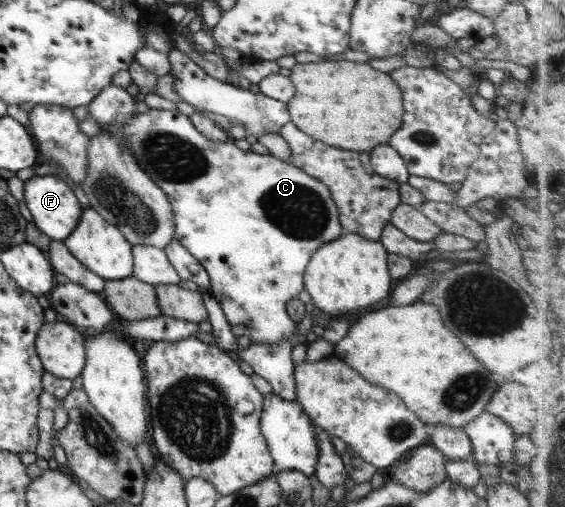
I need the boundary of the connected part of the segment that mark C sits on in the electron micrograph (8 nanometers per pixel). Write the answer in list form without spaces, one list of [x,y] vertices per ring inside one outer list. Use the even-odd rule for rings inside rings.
[[[150,109],[149,112],[136,113],[126,119],[126,123],[121,123],[121,131],[123,141],[128,143],[141,169],[167,194],[174,213],[175,239],[181,242],[181,245],[207,270],[210,277],[208,291],[220,303],[227,321],[231,324],[233,335],[236,338],[246,335],[253,344],[261,342],[274,344],[287,338],[294,338],[297,323],[289,317],[287,302],[297,299],[299,292],[304,289],[304,273],[307,264],[318,248],[325,243],[341,238],[341,234],[345,232],[344,227],[340,224],[338,207],[332,198],[330,189],[289,161],[279,160],[271,154],[263,155],[251,150],[241,150],[235,146],[233,139],[217,142],[207,139],[200,131],[197,131],[190,117],[178,109],[173,111]]]

